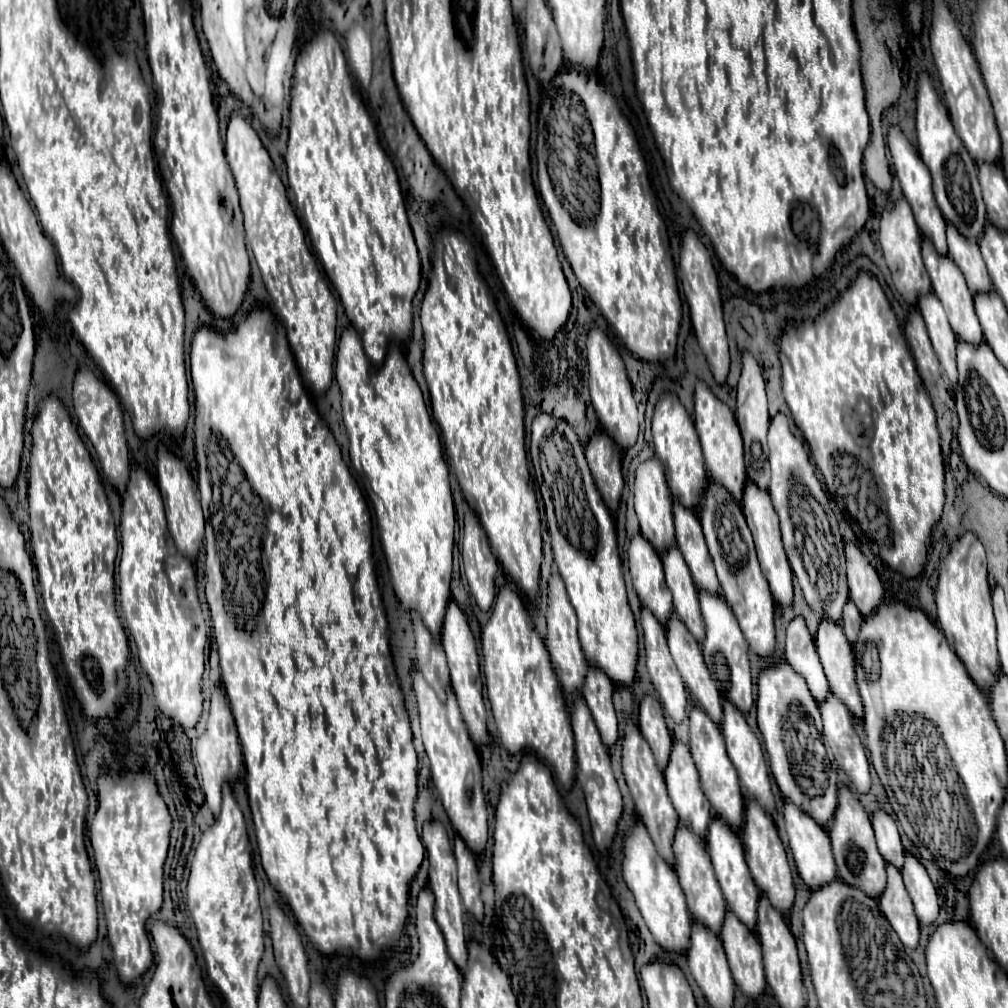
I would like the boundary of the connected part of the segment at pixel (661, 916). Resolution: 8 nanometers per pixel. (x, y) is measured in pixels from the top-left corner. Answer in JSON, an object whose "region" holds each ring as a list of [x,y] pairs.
{"region":[[[637,821],[637,825],[627,833],[625,849],[623,849],[623,879],[627,887],[633,891],[637,907],[653,935],[653,939],[665,951],[685,953],[689,949],[689,935],[691,935],[691,919],[685,905],[685,895],[679,887],[677,875],[673,867],[669,867],[657,853],[645,825]]]}

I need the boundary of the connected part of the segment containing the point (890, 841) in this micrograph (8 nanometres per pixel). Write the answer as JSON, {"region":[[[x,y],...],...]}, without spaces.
{"region":[[[877,811],[871,817],[873,823],[873,831],[875,831],[875,841],[877,841],[877,849],[881,853],[881,857],[891,863],[893,867],[901,869],[903,867],[903,845],[899,839],[899,831],[897,831],[897,823],[885,813],[885,811]]]}

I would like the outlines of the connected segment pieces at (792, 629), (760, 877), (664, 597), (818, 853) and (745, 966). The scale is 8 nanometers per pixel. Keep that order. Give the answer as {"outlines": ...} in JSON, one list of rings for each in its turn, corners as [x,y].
{"outlines":[[[[795,617],[787,627],[785,659],[805,679],[813,699],[817,703],[825,701],[825,697],[829,695],[829,683],[803,617]]],[[[749,799],[747,809],[745,809],[745,827],[743,827],[741,841],[743,841],[743,847],[745,847],[745,861],[747,861],[747,867],[751,871],[751,877],[755,881],[757,889],[769,899],[769,903],[779,913],[785,915],[791,909],[793,899],[795,899],[791,867],[789,867],[789,861],[787,861],[785,847],[783,847],[783,843],[777,835],[773,819],[753,799]]],[[[635,535],[629,543],[627,559],[633,589],[637,591],[641,605],[647,607],[661,625],[667,625],[673,613],[673,603],[671,593],[665,587],[665,575],[659,555],[641,535]]],[[[785,801],[783,815],[785,815],[785,825],[787,825],[787,835],[789,835],[789,849],[793,853],[797,873],[805,881],[805,885],[811,889],[819,889],[821,885],[827,885],[829,881],[833,881],[837,877],[837,867],[833,861],[831,845],[829,845],[829,835],[791,801]]],[[[727,911],[719,937],[723,941],[735,985],[743,995],[759,997],[767,987],[759,939],[731,911]]]]}

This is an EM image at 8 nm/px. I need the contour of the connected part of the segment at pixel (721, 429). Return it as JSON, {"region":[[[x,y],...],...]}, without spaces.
{"region":[[[697,381],[697,387],[695,387],[693,421],[695,421],[699,441],[701,441],[705,469],[707,469],[709,479],[717,481],[719,485],[725,485],[725,489],[729,489],[729,493],[733,493],[733,499],[741,505],[743,487],[747,481],[745,461],[743,461],[743,439],[741,439],[737,421],[735,421],[733,413],[729,411],[729,407],[725,403],[721,403],[701,381]]]}

